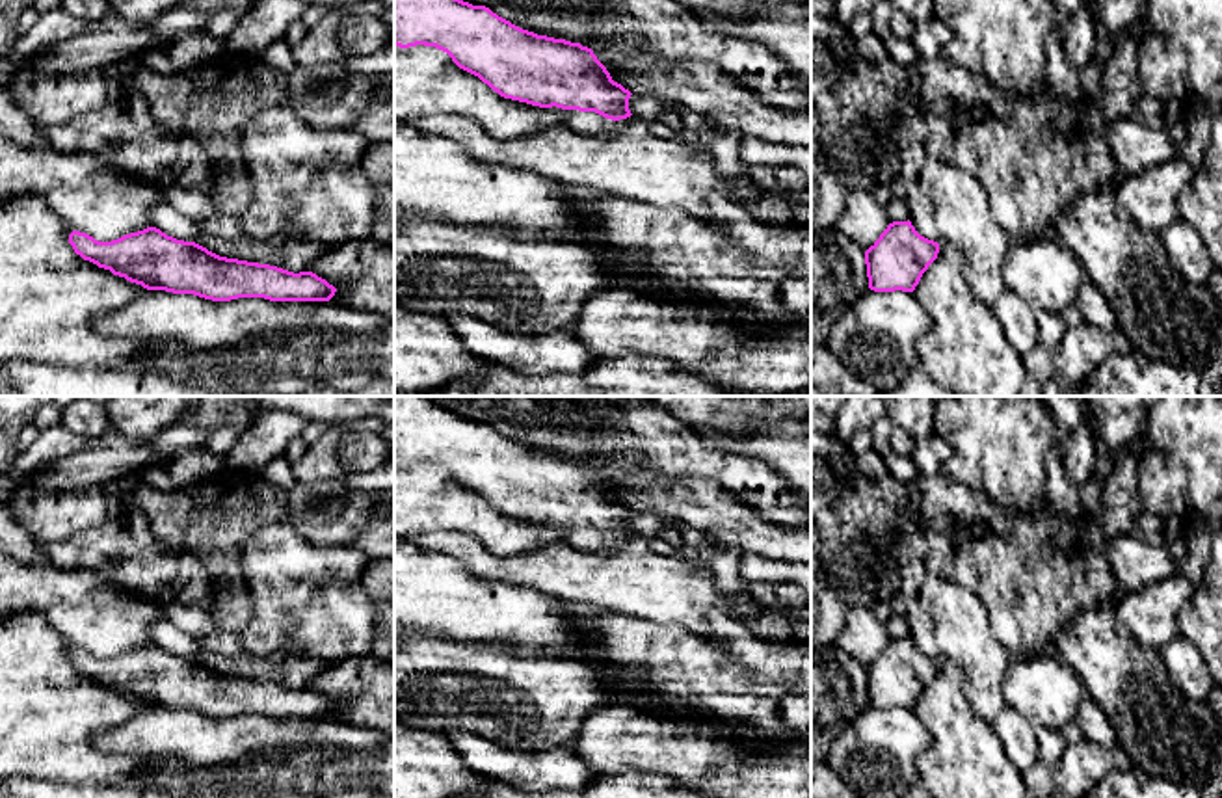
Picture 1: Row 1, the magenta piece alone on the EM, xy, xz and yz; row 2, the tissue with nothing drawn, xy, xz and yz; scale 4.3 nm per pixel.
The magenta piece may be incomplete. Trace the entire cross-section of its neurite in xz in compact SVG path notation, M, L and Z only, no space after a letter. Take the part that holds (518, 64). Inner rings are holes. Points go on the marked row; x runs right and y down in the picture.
M394 0L394 45L435 47L504 99L554 112L575 132L612 138L618 121L631 117L631 91L614 82L591 48L523 30L485 6L463 0Z

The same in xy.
M156 227L125 234L112 242L99 242L93 236L73 231L69 244L84 260L110 270L113 275L141 285L147 290L173 294L193 294L212 301L238 298L264 298L270 301L329 301L337 288L312 272L288 272L270 264L247 262L219 257L195 242L177 240Z

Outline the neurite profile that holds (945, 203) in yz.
M930 158L908 184L906 203L921 236L963 251L967 285L991 307L1006 290L1003 266L1012 238L993 218L980 182L949 160Z

